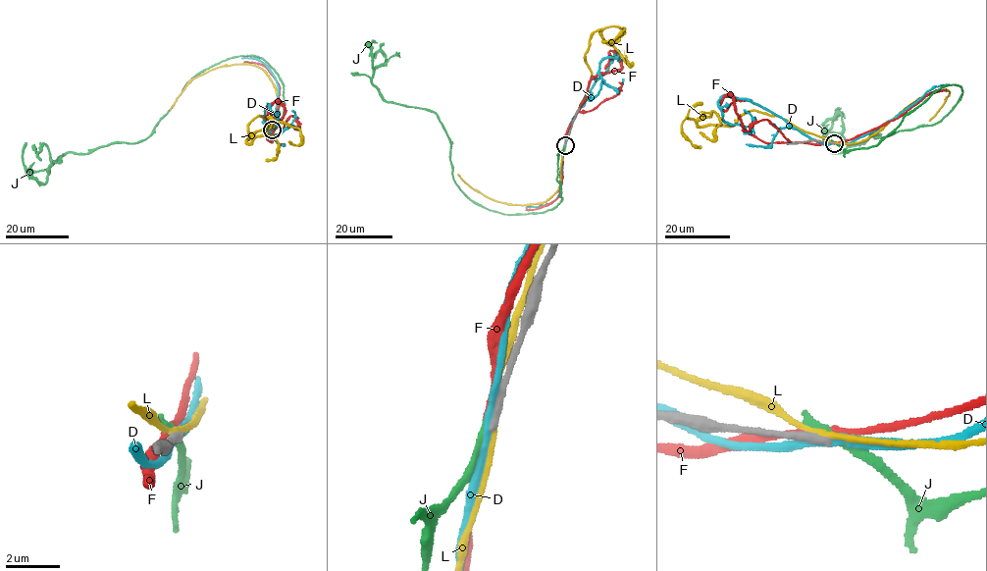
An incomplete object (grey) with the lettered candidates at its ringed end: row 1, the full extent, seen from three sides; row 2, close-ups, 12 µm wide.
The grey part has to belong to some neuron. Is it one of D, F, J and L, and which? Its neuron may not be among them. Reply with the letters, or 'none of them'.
none of them

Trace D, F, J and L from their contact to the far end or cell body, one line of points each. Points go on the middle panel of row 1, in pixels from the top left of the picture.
D: (565, 143), (571, 119), (616, 50), (615, 57), (601, 61), (598, 73), (615, 88), (622, 78)
F: (565, 141), (589, 81), (622, 68), (619, 57), (609, 50), (604, 69)
J: (565, 144), (556, 206), (486, 208), (456, 183), (434, 112), (387, 102), (372, 82), (372, 48)
L: (565, 143), (591, 75), (584, 58), (590, 37), (600, 30), (602, 39), (631, 65), (626, 47)

